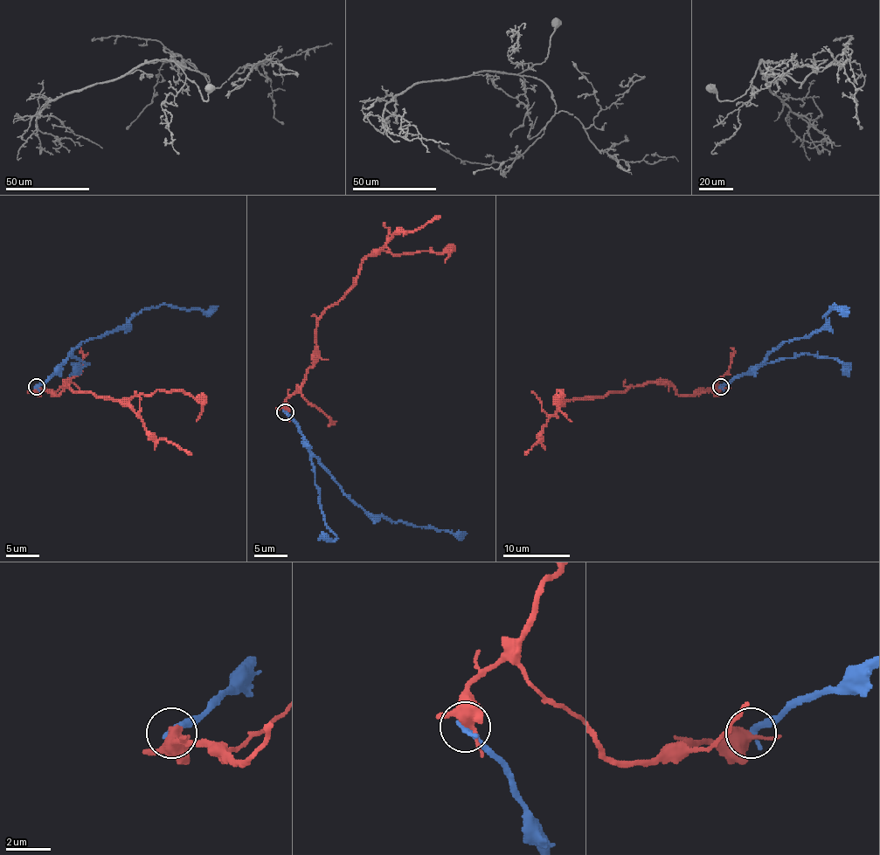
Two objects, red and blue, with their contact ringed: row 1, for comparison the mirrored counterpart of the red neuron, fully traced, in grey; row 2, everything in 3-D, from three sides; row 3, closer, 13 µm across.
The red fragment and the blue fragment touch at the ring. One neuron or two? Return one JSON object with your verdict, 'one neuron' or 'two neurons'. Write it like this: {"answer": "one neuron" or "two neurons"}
{"answer": "two neurons"}

